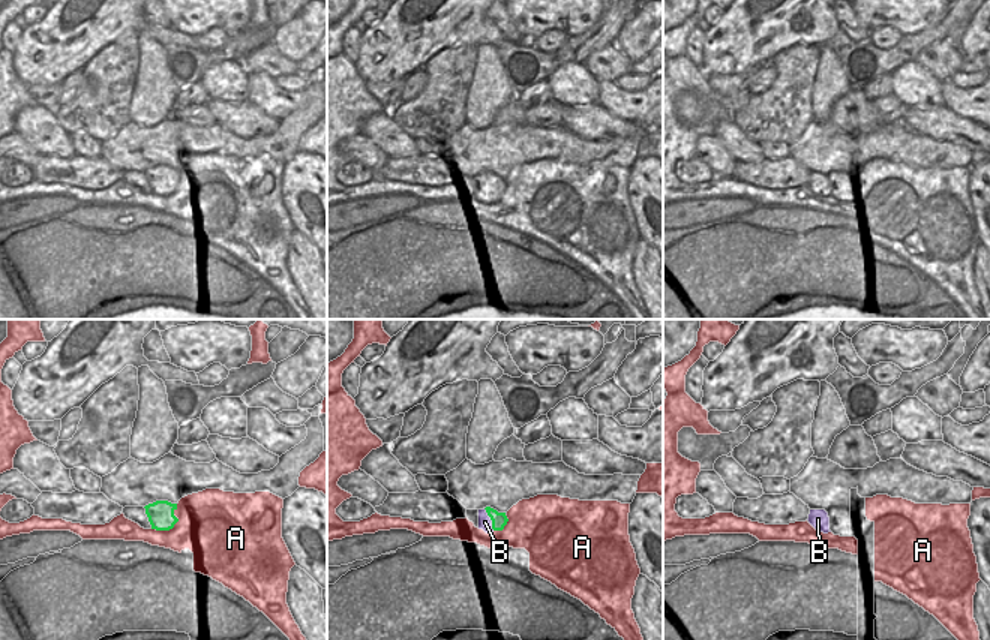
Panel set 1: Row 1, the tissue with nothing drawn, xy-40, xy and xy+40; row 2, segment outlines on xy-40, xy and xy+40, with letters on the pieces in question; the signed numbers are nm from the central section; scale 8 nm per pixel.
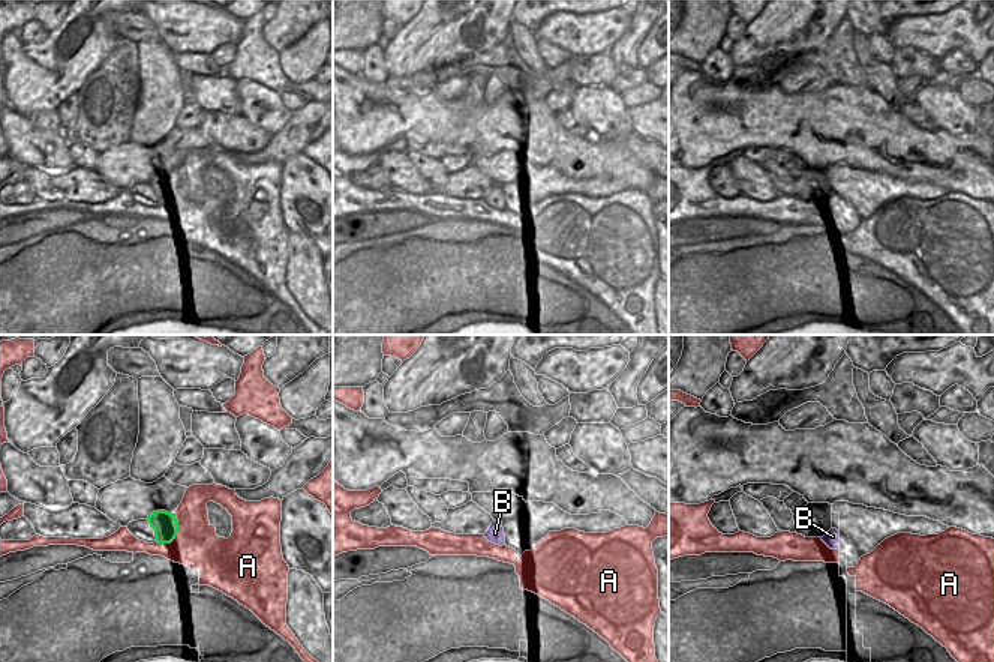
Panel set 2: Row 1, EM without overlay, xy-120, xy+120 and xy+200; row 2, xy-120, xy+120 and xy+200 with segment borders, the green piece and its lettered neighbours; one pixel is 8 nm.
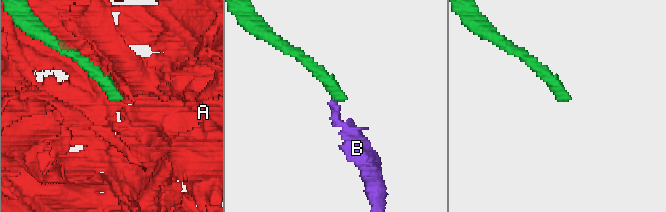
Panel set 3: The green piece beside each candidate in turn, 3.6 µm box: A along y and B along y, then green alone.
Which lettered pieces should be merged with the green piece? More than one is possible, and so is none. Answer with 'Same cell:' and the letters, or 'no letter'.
Same cell: B.

